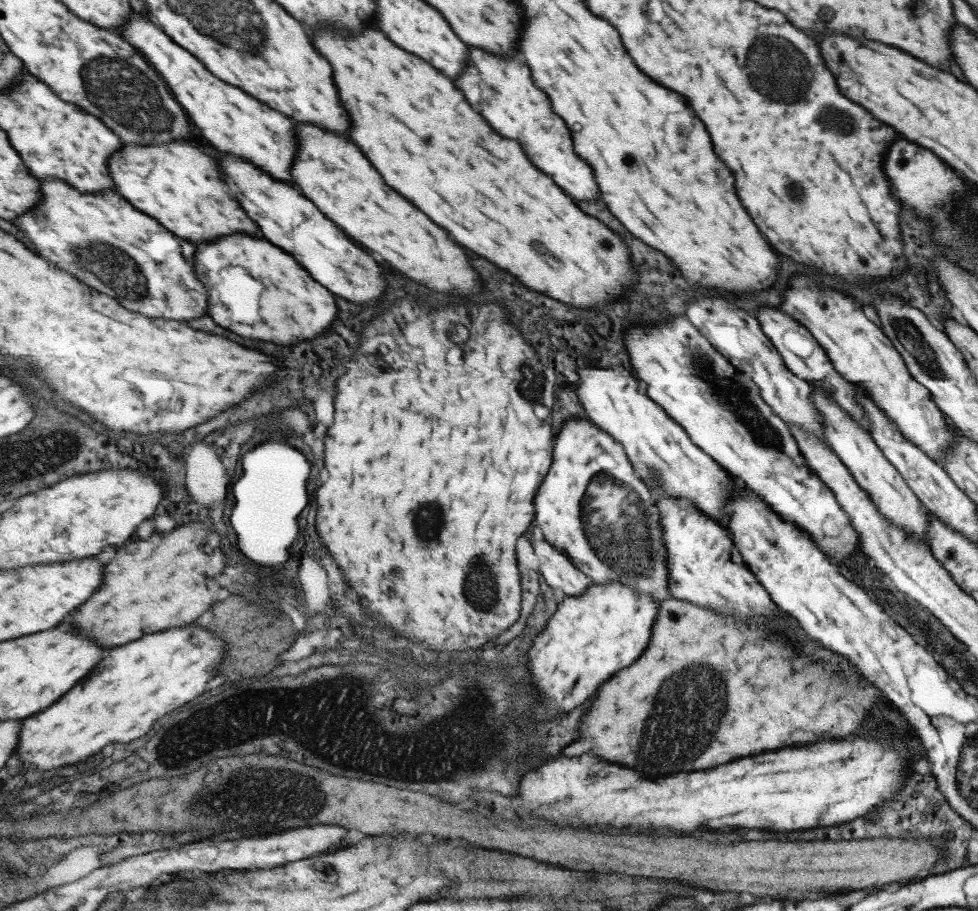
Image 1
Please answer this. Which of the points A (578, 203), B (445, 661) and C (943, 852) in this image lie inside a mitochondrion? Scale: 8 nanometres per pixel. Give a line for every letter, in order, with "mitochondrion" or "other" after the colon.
A: other
B: other
C: other

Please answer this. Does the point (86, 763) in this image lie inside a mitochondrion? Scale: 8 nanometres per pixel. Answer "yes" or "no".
no

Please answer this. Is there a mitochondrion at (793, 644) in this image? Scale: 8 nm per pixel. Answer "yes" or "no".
no

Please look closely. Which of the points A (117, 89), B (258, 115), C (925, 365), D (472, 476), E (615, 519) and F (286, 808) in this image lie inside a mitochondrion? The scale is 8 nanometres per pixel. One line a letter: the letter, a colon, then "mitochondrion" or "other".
A: mitochondrion
B: other
C: mitochondrion
D: other
E: mitochondrion
F: mitochondrion

